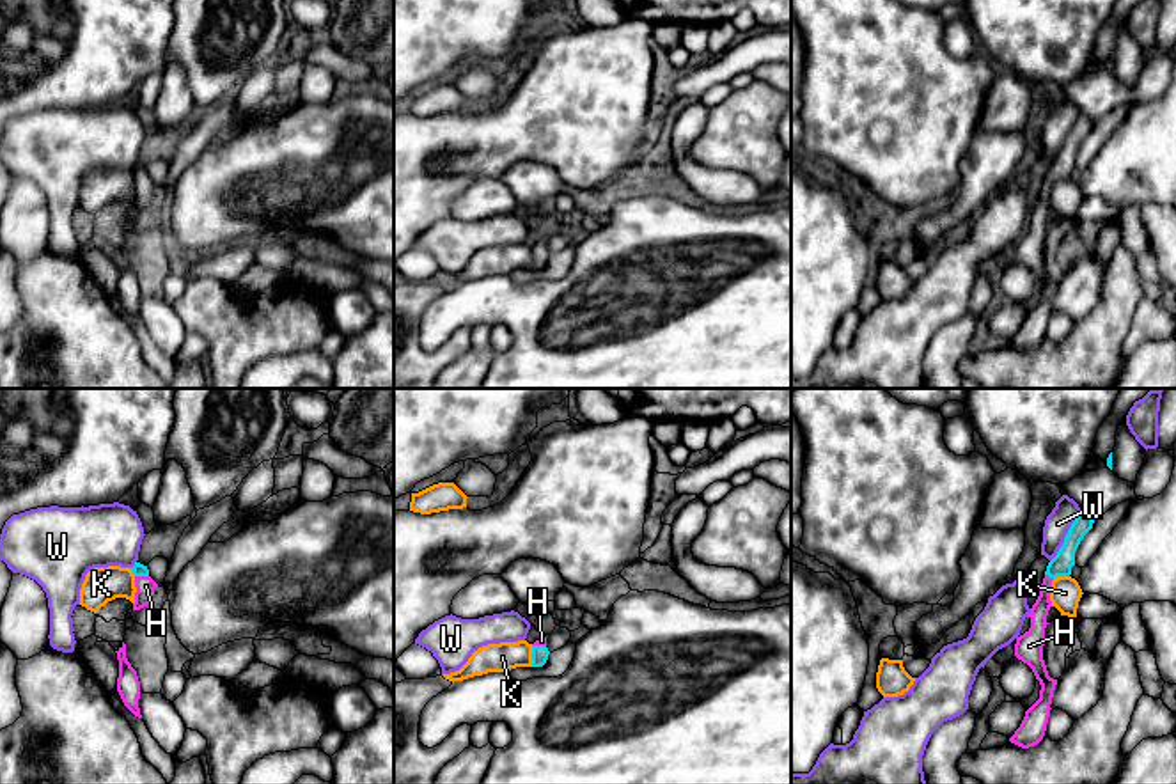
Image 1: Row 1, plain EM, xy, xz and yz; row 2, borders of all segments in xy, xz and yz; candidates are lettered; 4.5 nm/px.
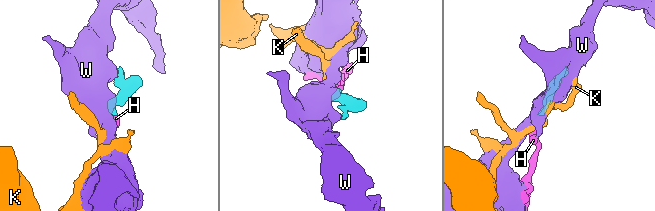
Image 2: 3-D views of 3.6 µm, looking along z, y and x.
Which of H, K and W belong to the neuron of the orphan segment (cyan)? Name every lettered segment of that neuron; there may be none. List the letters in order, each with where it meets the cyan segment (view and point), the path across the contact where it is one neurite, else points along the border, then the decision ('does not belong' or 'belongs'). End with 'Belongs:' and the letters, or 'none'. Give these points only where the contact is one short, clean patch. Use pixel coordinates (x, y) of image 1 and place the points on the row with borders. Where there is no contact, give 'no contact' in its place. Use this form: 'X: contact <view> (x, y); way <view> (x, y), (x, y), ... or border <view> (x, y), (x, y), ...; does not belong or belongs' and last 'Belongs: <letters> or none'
H: contact xy (142, 575); way xy (139, 570), (142, 575), (146, 586); belongs
K: contact xz (533, 657); border xz (531, 646), (533, 666); does not belong
W: contact yz (1066, 536); does not belong
Belongs: H

